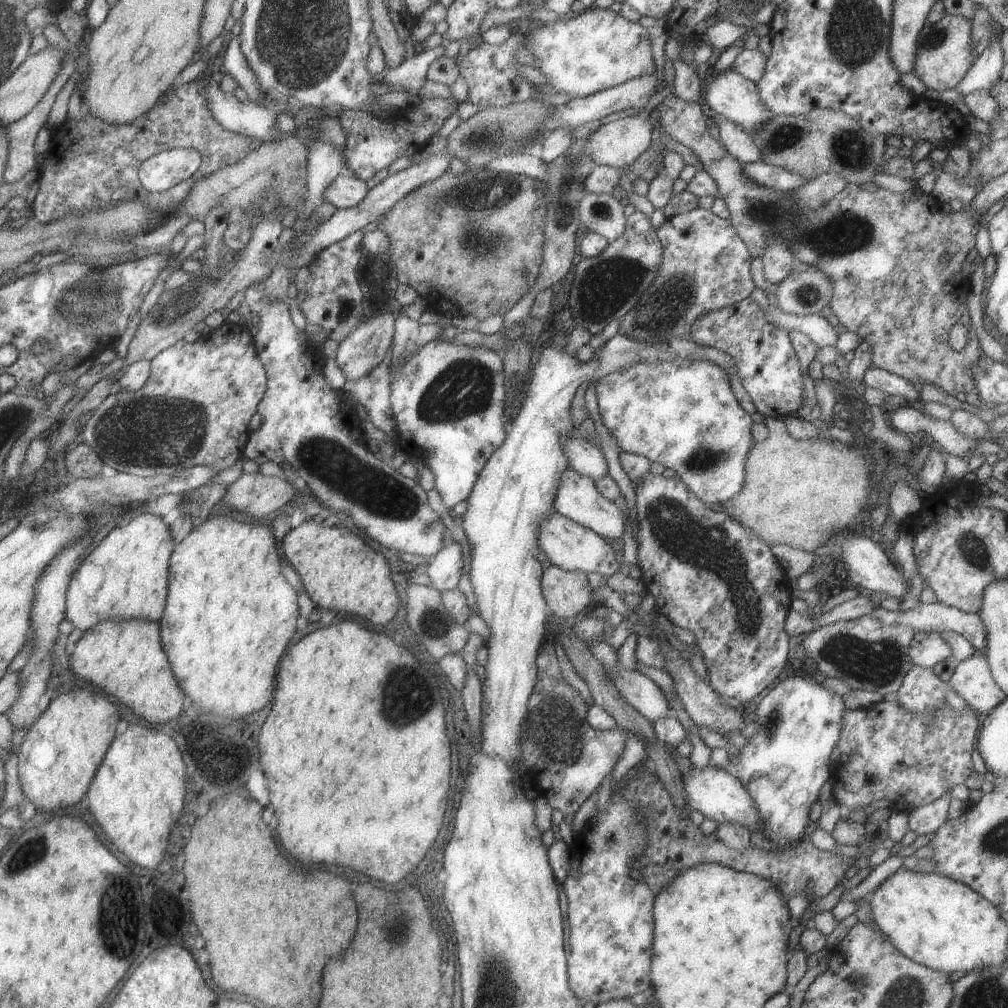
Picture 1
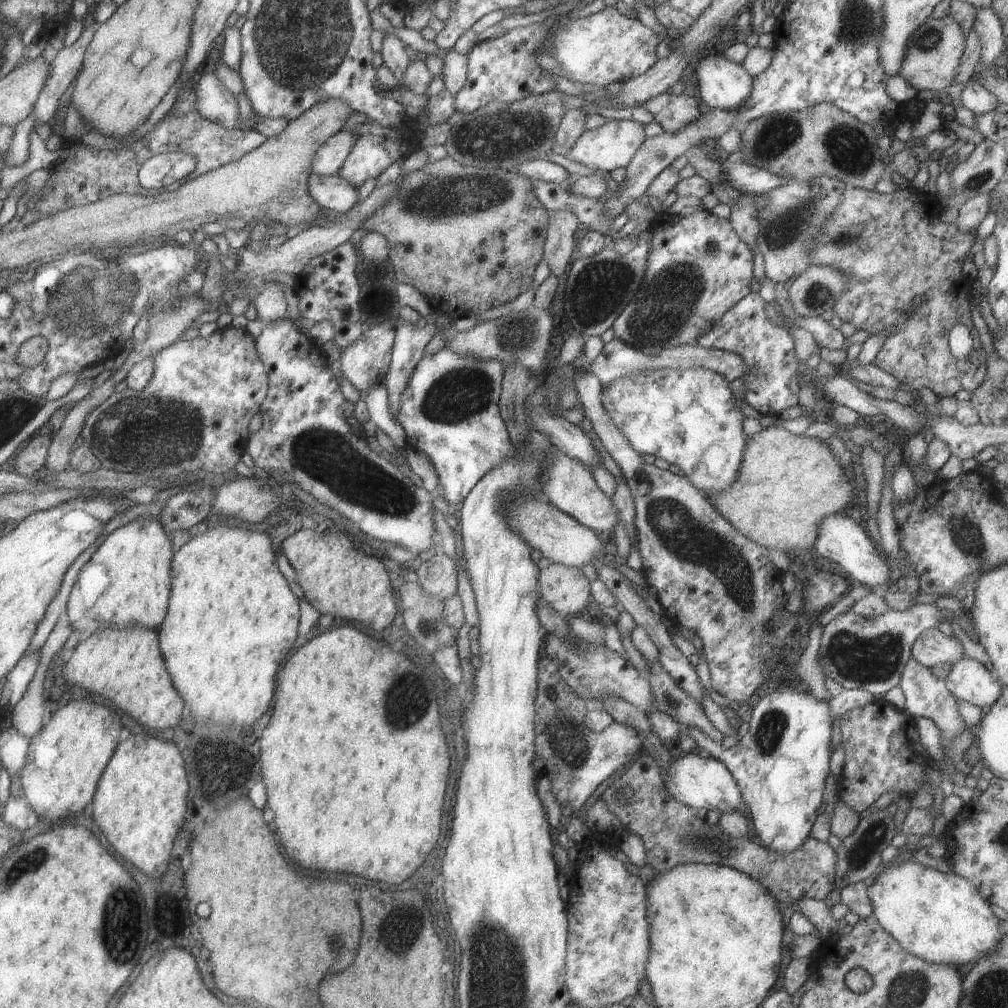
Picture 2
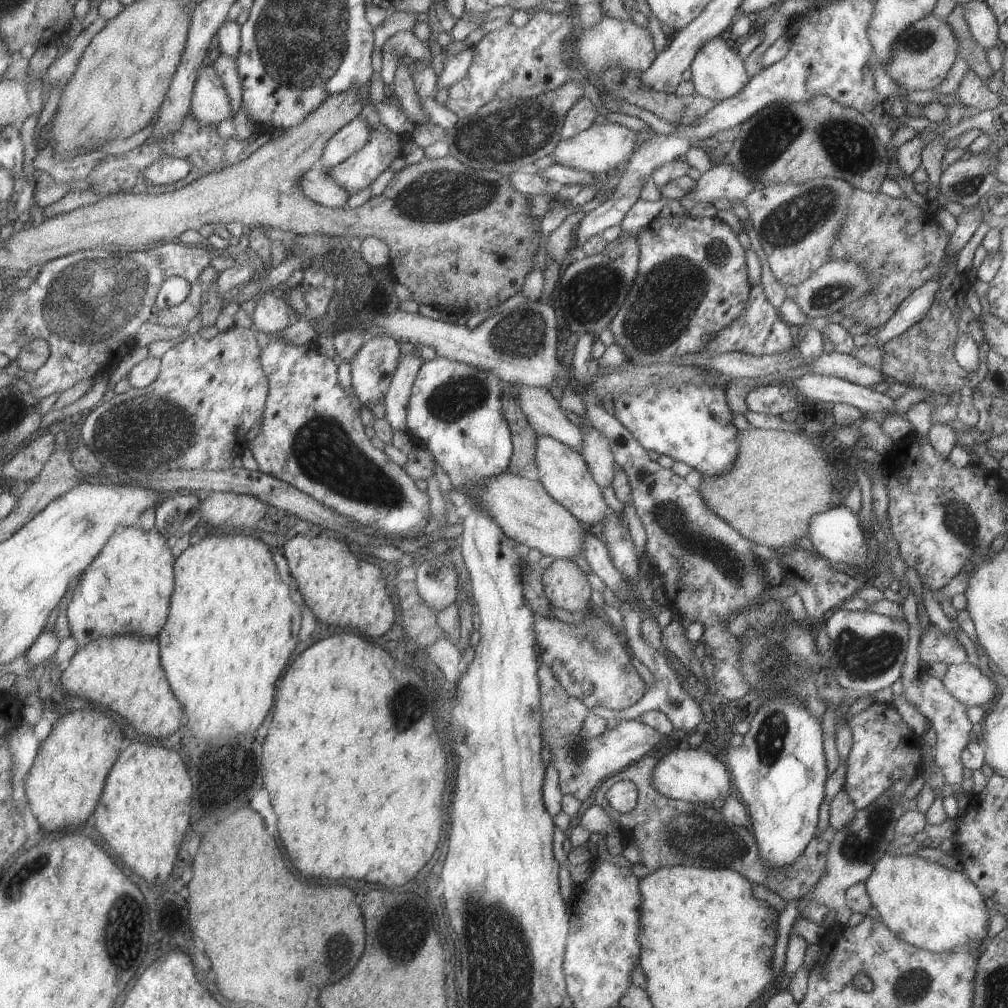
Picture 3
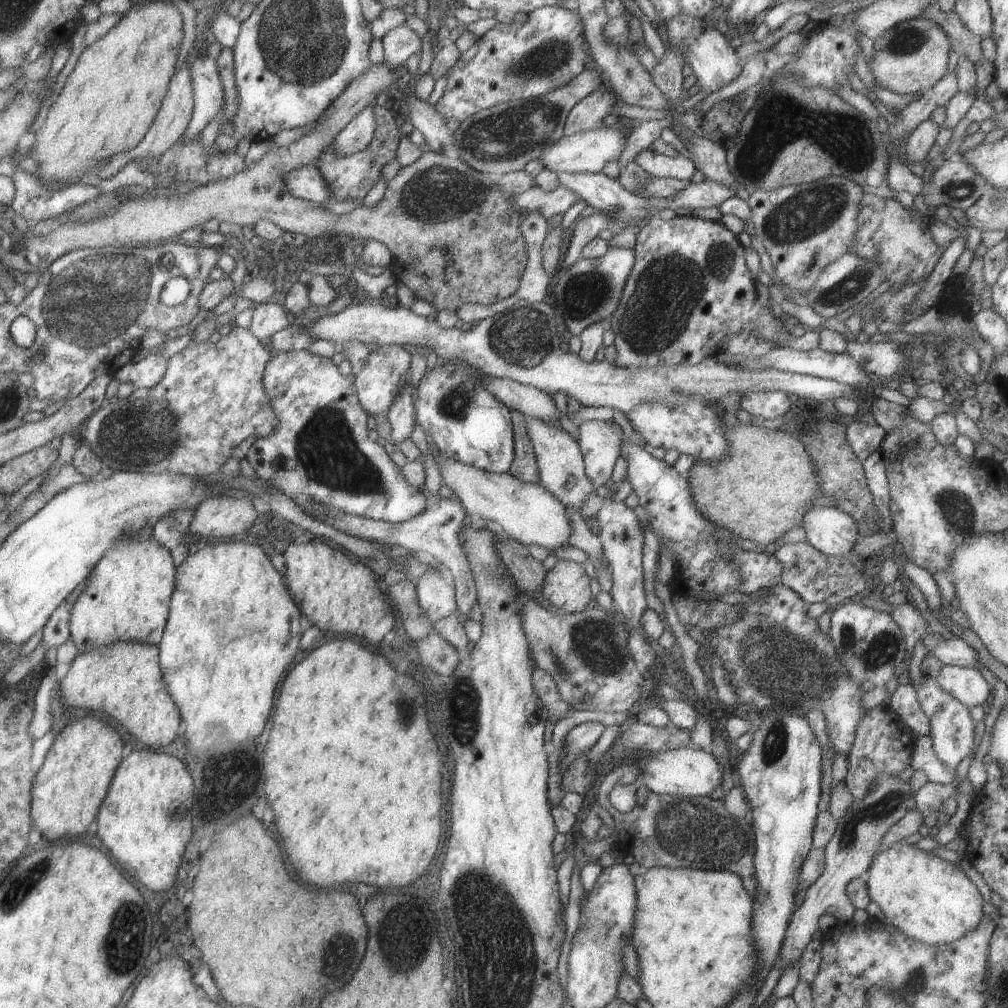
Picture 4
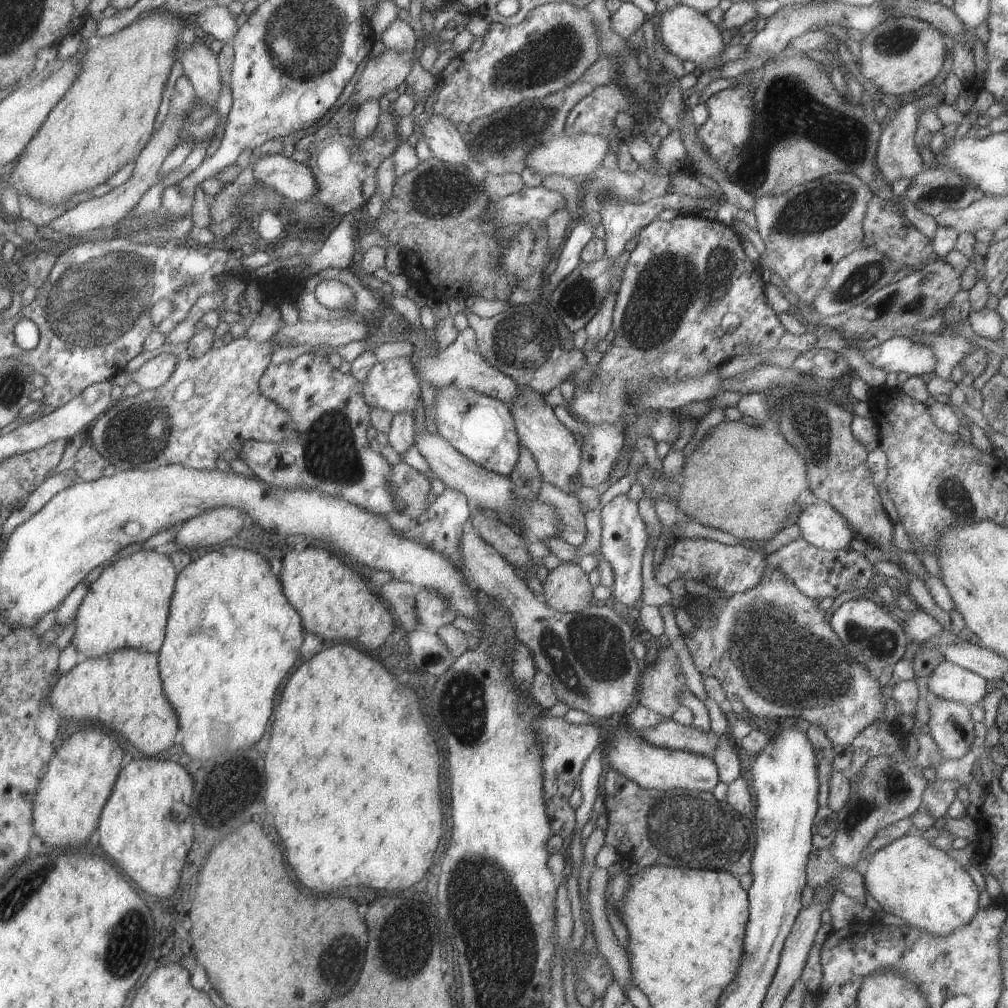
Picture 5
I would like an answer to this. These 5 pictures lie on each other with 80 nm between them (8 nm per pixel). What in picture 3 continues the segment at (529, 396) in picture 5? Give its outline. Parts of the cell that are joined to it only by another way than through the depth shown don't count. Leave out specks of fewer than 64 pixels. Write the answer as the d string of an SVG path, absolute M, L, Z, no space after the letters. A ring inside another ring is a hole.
M537 435L535 446L534 459L537 469L535 480L542 484L547 494L586 528L596 522L602 524L604 516L611 513L611 510L603 501L601 488L589 474L580 452L559 442L551 435Z

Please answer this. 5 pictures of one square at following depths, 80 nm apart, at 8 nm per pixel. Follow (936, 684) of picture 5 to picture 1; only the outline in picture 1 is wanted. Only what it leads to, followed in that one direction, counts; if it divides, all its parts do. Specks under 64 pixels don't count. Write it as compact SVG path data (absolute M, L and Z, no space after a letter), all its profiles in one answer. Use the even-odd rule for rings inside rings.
M973 654L959 661L947 684L980 717L1005 698L993 681L985 655Z

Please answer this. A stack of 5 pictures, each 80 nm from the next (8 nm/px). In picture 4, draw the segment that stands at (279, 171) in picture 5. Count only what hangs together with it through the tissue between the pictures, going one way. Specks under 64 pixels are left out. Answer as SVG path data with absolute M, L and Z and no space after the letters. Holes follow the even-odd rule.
M307 164L303 168L289 170L287 176L283 176L283 186L299 200L307 200L314 204L323 204L323 206L336 201L331 196L329 188L315 164Z

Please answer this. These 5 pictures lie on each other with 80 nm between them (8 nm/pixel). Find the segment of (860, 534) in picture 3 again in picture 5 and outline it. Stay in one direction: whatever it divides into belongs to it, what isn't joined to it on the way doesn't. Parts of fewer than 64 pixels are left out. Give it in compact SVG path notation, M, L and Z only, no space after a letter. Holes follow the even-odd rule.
M826 503L801 506L794 524L799 527L802 540L825 551L847 549L851 540L855 537L855 534L849 530L849 522Z

